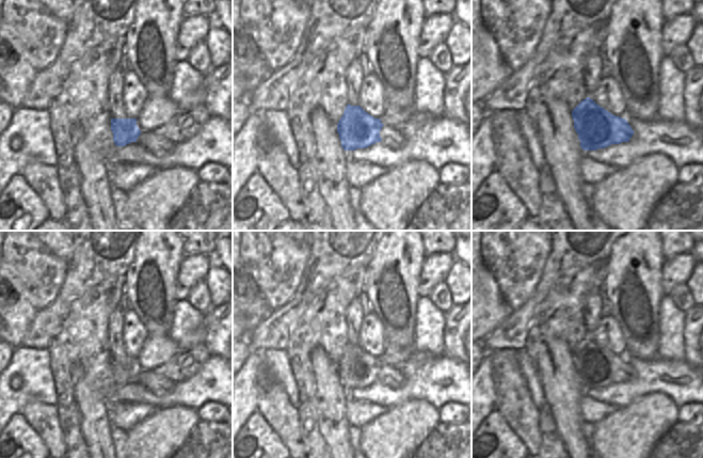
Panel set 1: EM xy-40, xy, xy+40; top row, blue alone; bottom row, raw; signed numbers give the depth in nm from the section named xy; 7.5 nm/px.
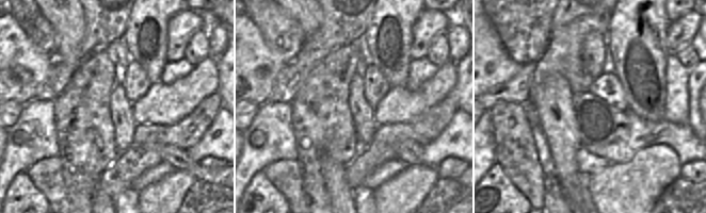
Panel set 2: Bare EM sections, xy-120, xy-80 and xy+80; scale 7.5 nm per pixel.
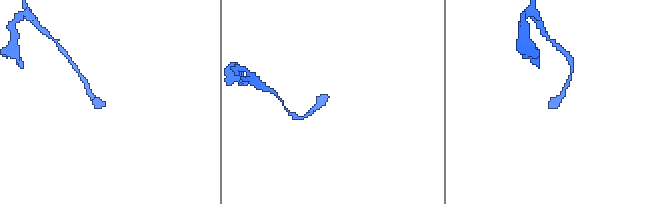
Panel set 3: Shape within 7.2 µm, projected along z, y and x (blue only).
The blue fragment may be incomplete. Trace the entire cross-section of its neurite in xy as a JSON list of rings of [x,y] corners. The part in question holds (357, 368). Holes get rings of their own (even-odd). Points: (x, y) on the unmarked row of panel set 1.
[[[347,344],[337,363],[341,386],[347,390],[366,388],[377,381],[392,390],[398,390],[405,382],[397,366],[384,365],[360,345]]]

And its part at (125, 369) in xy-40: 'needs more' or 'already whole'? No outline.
needs more

